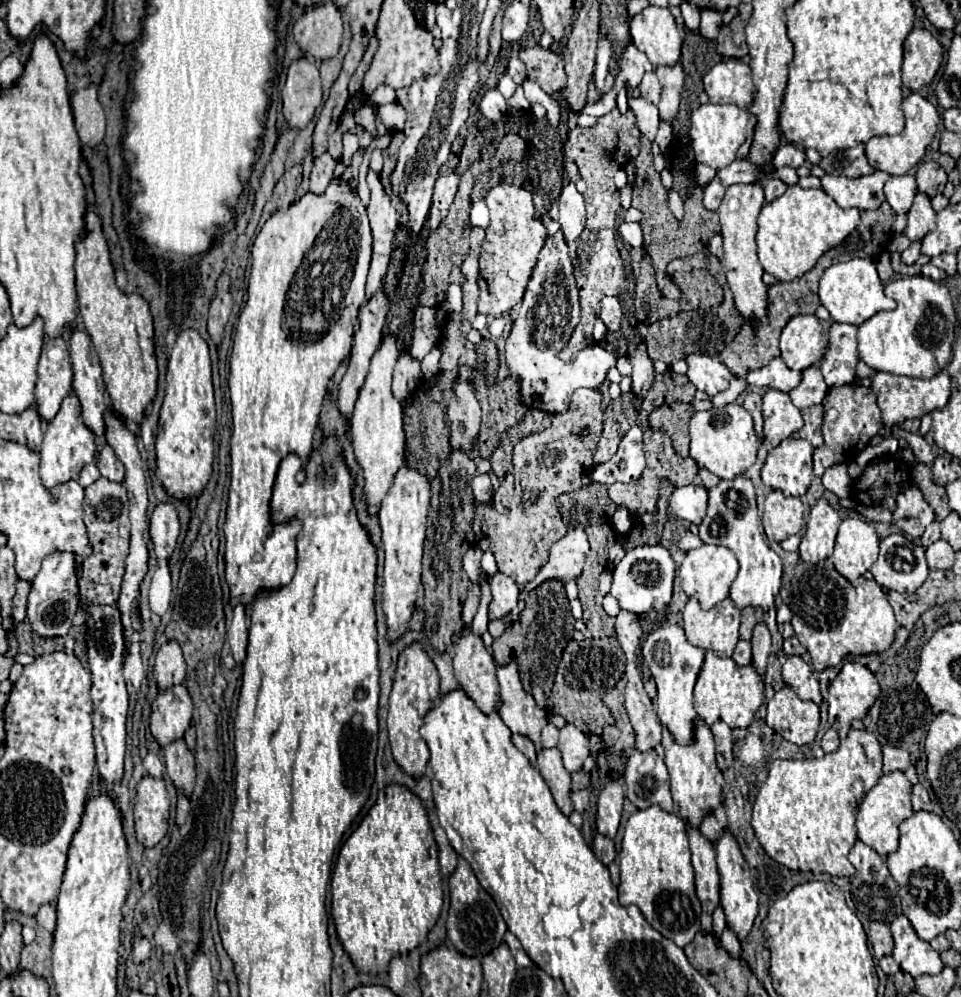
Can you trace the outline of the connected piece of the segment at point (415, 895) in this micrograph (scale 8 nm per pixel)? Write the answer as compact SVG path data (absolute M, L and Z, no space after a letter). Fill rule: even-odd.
M388 784L378 792L376 804L362 818L358 828L342 844L331 878L331 914L344 950L360 972L384 972L398 954L408 954L426 940L442 908L442 884L438 846L430 836L430 822L422 800L406 786Z

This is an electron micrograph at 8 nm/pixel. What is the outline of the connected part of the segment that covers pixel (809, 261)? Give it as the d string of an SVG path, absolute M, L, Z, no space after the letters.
M798 184L790 186L780 198L764 204L758 218L758 258L768 274L780 282L790 282L804 276L816 260L830 248L838 246L860 224L856 208L840 208L822 188L804 190Z

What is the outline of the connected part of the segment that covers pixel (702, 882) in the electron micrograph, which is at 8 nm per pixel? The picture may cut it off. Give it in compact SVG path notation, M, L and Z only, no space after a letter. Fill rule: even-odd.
M688 828L688 840L692 850L692 866L696 872L696 896L702 902L702 910L712 914L720 906L720 876L716 868L716 852L710 840L700 830Z

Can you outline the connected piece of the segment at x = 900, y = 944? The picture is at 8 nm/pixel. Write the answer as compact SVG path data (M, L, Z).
M898 916L892 922L892 936L892 956L904 972L908 972L912 978L920 978L924 974L940 974L940 970L944 968L940 954L928 942L916 936L906 916Z

